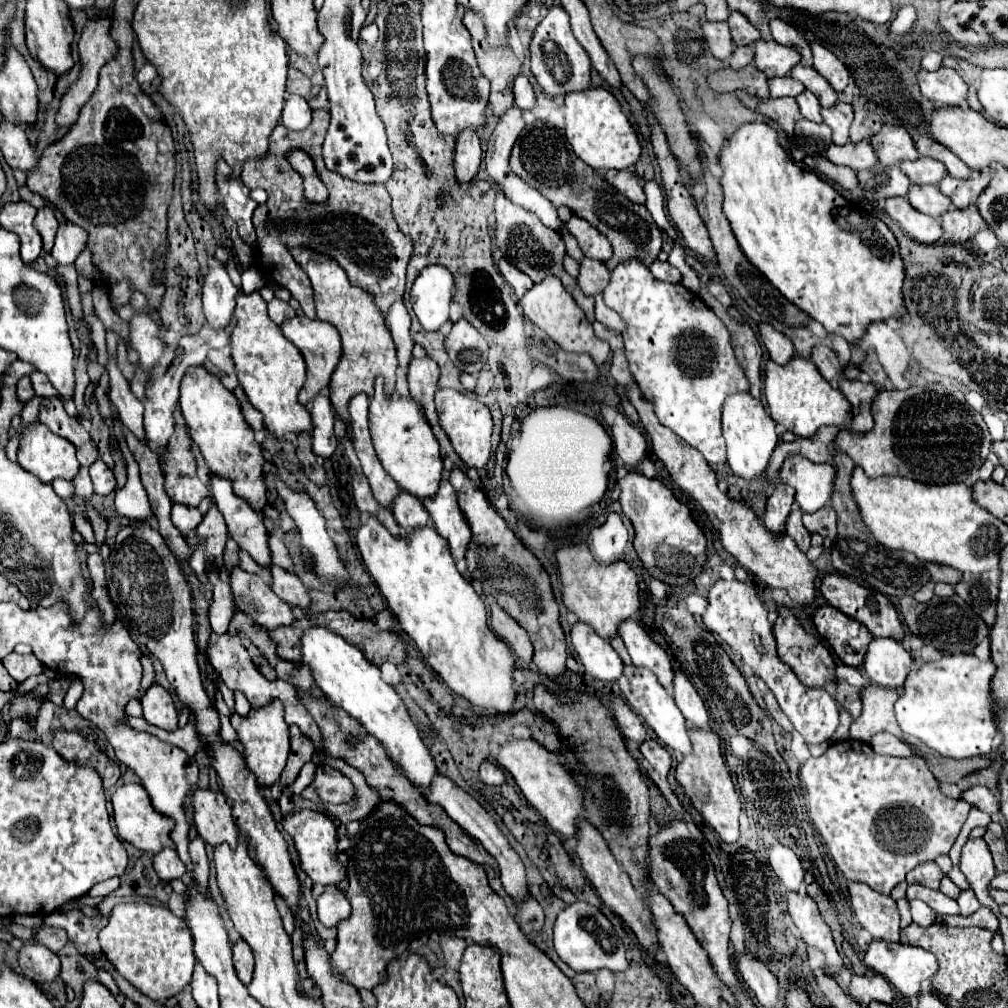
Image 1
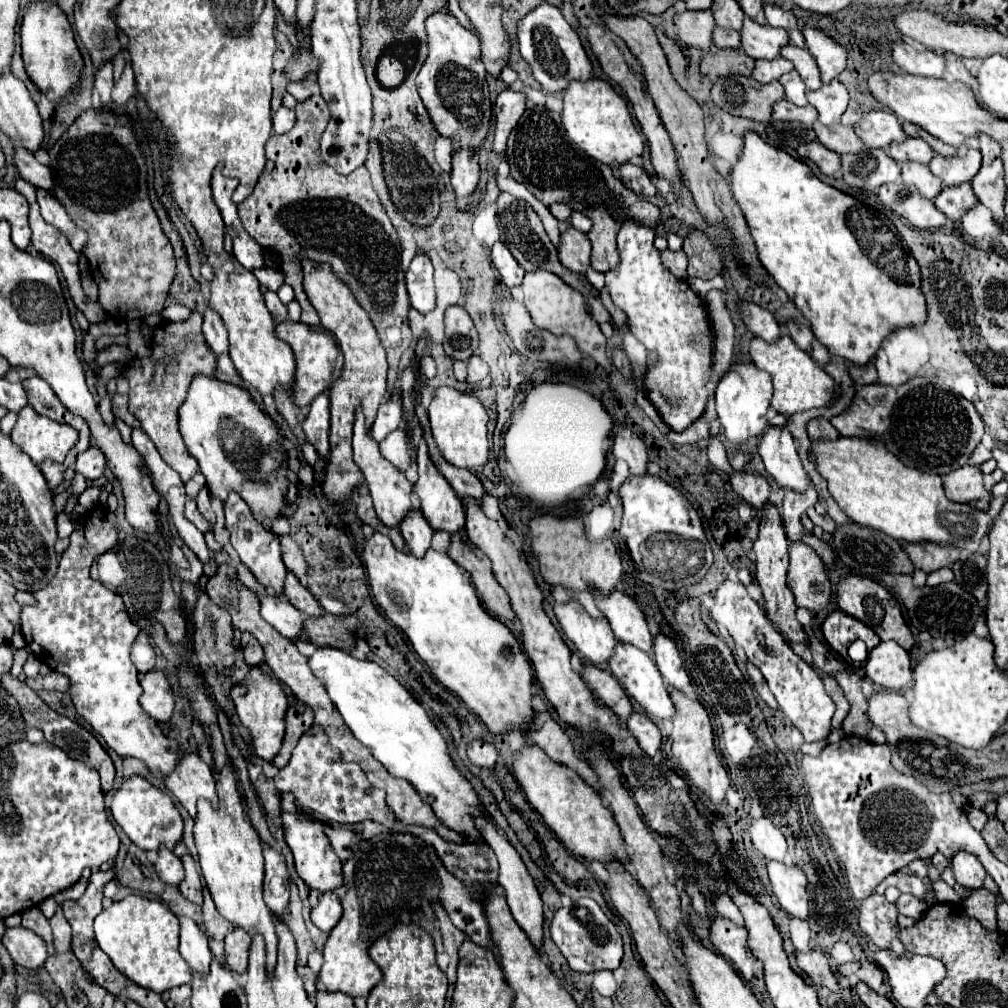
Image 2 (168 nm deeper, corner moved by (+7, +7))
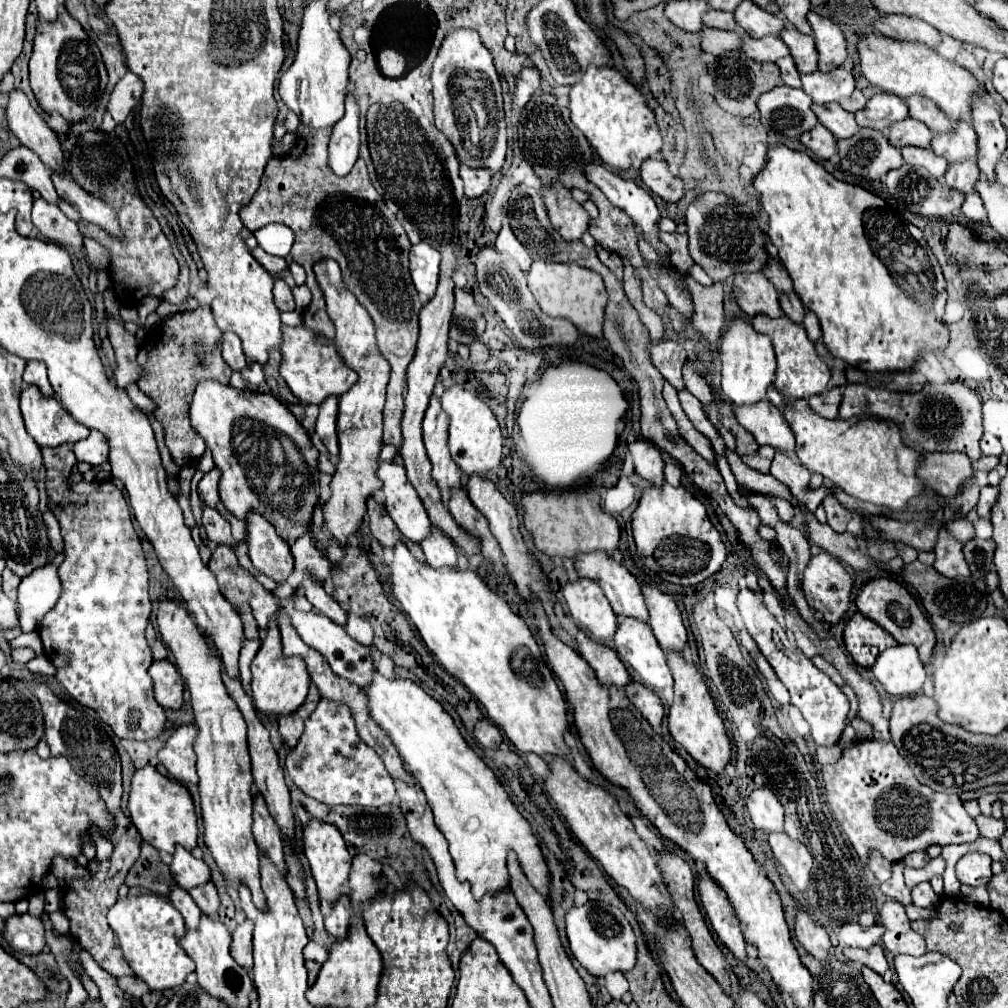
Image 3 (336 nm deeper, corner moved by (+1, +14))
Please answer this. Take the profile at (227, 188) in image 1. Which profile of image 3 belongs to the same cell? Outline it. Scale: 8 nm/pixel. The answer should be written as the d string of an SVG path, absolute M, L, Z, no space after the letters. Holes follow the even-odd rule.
M262 247L252 249L252 255L254 255L254 259L256 259L268 273L280 273L282 269L286 269L286 261L284 261L282 257L272 257L272 255L268 255Z

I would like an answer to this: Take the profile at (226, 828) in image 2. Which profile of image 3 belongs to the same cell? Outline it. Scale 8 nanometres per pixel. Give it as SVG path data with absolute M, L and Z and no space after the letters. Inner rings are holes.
M166 595L158 603L158 627L164 643L172 649L176 665L186 679L192 695L192 709L196 715L196 727L200 735L196 739L198 755L198 777L200 777L200 805L204 821L204 843L210 849L224 881L228 887L238 889L246 885L252 893L254 903L264 909L264 893L260 887L260 849L252 837L252 773L250 757L246 745L246 723L238 713L238 707L226 693L224 681L220 677L220 657L218 651L210 649L204 641L204 633L190 619L190 615Z

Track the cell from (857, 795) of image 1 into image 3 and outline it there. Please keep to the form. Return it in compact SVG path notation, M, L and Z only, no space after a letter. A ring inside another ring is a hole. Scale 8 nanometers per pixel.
M872 739L872 741L856 741L852 747L846 747L846 749L842 751L840 759L838 759L834 765L822 765L822 779L824 779L824 789L826 789L826 801L828 801L830 809L832 809L832 815L834 815L834 819L836 819L836 823L840 825L842 833L846 835L848 843L850 843L850 845L854 847L854 851L858 853L862 865L868 865L870 855L872 855L874 851L878 851L884 859L896 863L896 861L902 861L902 857L906 857L908 853L912 853L912 851L926 851L926 849L932 847L932 845L944 847L944 845L960 845L960 843L972 843L972 841L982 839L982 833L980 833L976 821L966 813L966 809L964 809L960 797L958 797L958 795L946 795L946 793L936 793L936 791L932 791L928 785L922 785L922 783L914 777L912 769L906 765L906 761L900 757L900 753L898 753L898 749L894 747L892 741L874 741L874 739Z

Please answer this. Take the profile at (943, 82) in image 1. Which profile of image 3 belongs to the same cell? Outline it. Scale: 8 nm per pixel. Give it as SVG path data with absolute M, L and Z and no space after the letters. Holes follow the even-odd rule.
M882 15L880 19L874 21L876 29L896 41L920 41L928 45L928 49L938 49L940 45L940 31L934 29L932 25L924 23L922 19L912 19L912 17L902 17L902 15Z

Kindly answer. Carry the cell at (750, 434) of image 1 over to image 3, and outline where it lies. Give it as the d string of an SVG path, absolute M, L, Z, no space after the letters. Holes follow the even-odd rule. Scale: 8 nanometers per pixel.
M732 321L728 331L722 335L720 345L722 359L722 399L728 405L756 405L758 401L768 401L766 391L774 383L776 359L772 343L766 335L760 335L752 325L744 321Z

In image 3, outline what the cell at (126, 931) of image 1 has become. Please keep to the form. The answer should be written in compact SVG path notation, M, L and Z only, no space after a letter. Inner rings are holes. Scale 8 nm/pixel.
M154 893L118 899L108 911L108 925L120 941L126 963L132 967L136 977L148 983L152 991L178 987L194 971L192 959L178 943L186 935L184 919L168 899Z

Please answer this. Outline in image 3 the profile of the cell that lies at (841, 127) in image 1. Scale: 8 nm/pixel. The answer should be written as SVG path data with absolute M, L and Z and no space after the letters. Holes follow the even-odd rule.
M842 67L828 73L816 71L810 75L802 75L800 79L802 79L802 89L818 105L840 101L842 97L850 97L854 93L854 77Z

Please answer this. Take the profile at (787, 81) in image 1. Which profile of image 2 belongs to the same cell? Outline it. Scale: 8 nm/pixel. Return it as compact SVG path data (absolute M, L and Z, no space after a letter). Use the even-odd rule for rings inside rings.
M782 56L774 60L756 60L756 66L752 70L752 78L758 80L760 84L768 84L770 80L778 80L782 74L790 72L794 66L790 60L784 60Z

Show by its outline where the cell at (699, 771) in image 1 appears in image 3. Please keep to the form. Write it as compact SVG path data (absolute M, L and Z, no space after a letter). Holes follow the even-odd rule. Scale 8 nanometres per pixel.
M678 653L668 655L668 667L674 675L674 703L668 715L668 731L672 739L678 741L702 767L714 773L722 773L724 767L730 763L730 739L702 675L694 665L688 665Z

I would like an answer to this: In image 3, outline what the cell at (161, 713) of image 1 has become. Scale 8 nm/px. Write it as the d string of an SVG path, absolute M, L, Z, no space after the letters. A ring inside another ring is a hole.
M154 661L148 669L154 681L154 697L164 709L180 709L182 707L182 677L178 669L168 661Z

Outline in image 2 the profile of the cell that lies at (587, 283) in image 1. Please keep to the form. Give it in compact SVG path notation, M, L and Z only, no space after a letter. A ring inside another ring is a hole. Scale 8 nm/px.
M568 226L560 232L560 244L558 244L560 262L574 270L574 272L586 272L590 266L590 240L584 232L576 230L574 226Z

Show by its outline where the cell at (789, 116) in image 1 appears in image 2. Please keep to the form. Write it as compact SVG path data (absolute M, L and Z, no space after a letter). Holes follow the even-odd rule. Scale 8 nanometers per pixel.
M728 74L714 82L710 98L718 108L732 116L744 116L758 122L770 122L772 106L784 98L784 88L778 80L754 88L752 78L740 78Z

